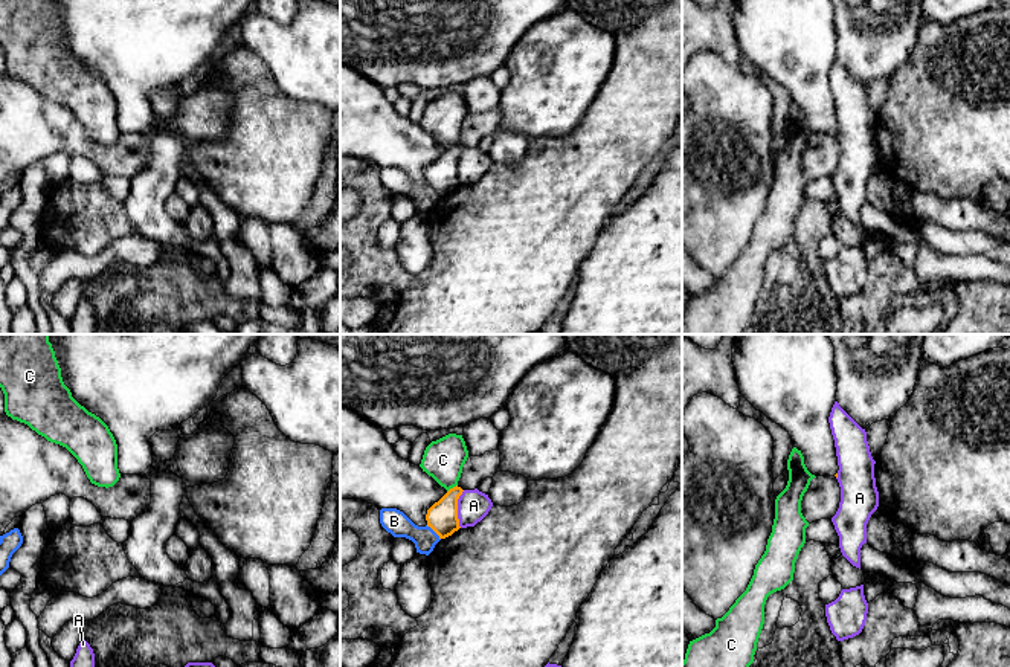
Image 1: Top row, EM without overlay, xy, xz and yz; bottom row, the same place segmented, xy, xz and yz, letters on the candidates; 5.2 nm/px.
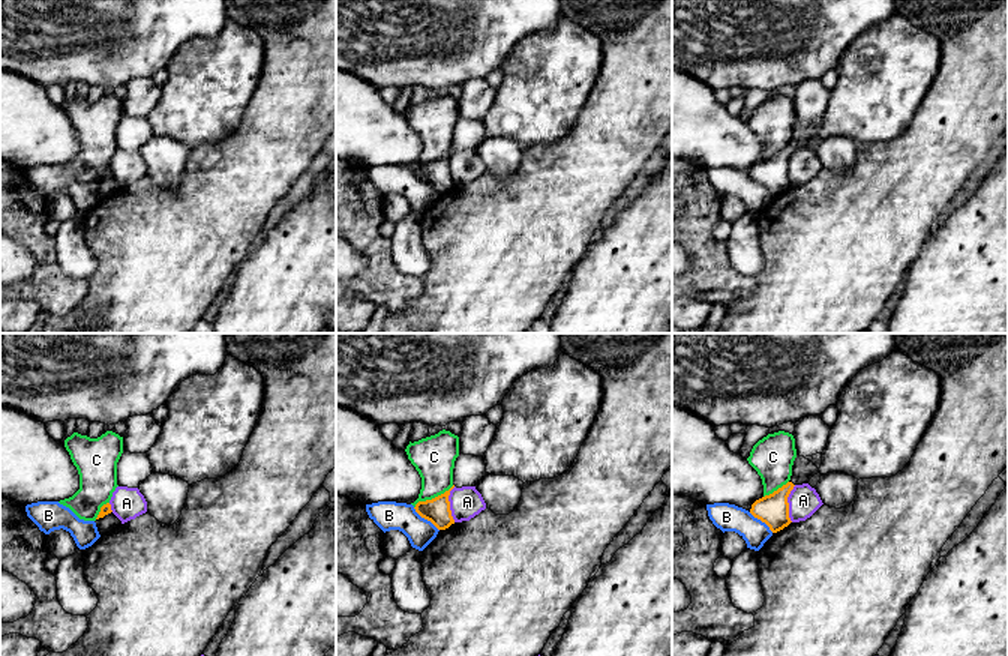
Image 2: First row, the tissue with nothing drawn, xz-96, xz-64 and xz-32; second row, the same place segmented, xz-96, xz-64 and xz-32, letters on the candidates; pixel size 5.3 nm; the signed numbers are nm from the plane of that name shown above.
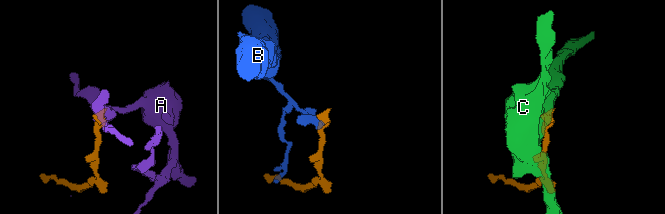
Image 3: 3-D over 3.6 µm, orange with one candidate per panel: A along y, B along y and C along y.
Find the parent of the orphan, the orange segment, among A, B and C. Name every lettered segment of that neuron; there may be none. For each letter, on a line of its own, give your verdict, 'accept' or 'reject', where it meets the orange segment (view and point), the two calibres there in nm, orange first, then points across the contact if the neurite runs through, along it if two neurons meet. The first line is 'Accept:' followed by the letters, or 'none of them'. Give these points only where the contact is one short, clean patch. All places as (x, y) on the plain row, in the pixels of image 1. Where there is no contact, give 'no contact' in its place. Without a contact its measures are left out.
Accept: none of them
A: reject; contact xz (456, 167); calibres 160 and 170 nm; border xz (464, 148), (458, 157), (459, 185)
B: reject; contact xz (434, 188); calibres 160 and 130 nm; border xz (426, 183), (440, 197)
C: reject; contact xz (453, 145); calibres 160 and 220 nm; border xz (456, 142), (447, 150)

